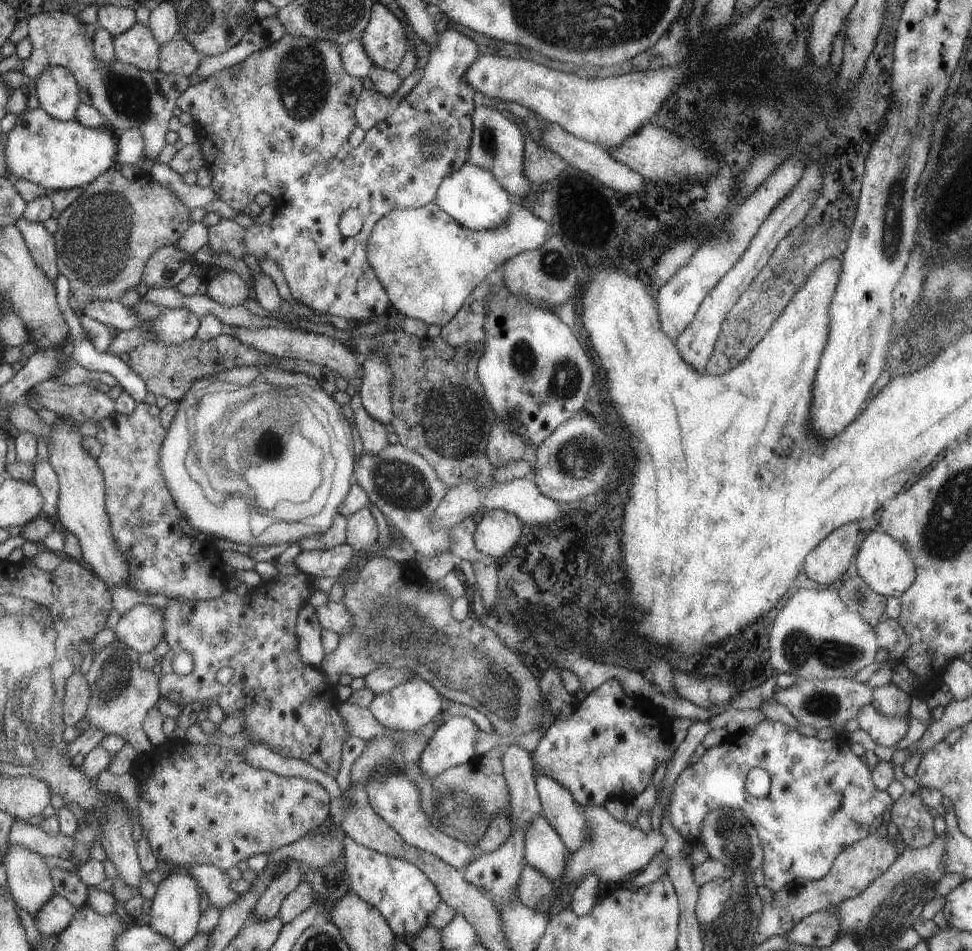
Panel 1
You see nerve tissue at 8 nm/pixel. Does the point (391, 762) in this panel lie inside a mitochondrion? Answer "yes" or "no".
yes

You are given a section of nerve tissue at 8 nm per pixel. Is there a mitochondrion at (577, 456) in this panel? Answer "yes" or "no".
yes

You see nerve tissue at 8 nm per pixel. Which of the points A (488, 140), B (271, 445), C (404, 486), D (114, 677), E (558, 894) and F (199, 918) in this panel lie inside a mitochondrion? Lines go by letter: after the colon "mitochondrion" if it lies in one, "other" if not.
A: mitochondrion
B: mitochondrion
C: mitochondrion
D: mitochondrion
E: other
F: other

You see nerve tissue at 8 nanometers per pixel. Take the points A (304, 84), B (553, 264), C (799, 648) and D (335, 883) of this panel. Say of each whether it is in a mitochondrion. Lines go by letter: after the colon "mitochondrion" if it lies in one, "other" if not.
A: mitochondrion
B: mitochondrion
C: mitochondrion
D: other

